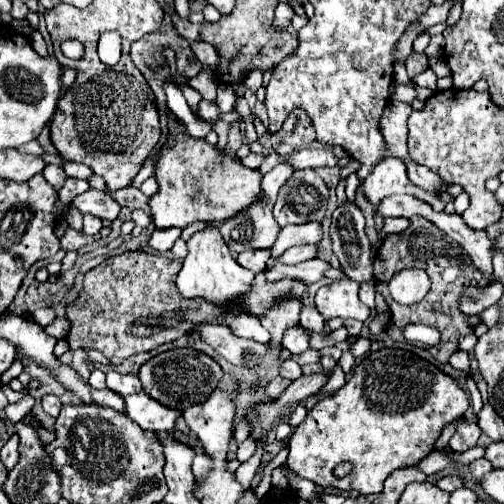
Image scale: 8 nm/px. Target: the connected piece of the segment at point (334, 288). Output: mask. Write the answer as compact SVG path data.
M340 279L332 285L320 287L314 297L314 303L324 321L330 321L334 317L366 321L370 317L370 309L360 301L358 287L360 285L352 279Z

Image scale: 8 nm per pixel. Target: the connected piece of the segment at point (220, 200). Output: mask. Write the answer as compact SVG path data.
M170 113L170 135L156 159L156 179L160 191L150 199L152 223L156 229L184 229L194 221L222 223L228 217L244 211L260 197L262 175L256 169L246 169L238 159L224 157L222 151L202 139L184 135L184 125Z

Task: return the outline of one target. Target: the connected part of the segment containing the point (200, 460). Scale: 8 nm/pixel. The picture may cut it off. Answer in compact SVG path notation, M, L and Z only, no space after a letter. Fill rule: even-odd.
M198 453L194 457L194 463L192 463L192 471L194 471L194 477L196 479L202 479L208 471L210 471L210 465L212 465L212 459L204 453Z

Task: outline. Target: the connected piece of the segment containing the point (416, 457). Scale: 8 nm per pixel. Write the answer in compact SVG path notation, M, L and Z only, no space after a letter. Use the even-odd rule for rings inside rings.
M380 349L380 351L374 351L374 353L366 355L366 357L354 367L352 377L342 385L340 391L322 397L312 409L308 409L306 419L298 425L298 429L296 429L294 435L290 437L290 443L288 443L290 455L288 455L288 461L286 461L286 463L288 463L288 469L294 471L296 475L304 477L304 479L314 481L316 485L320 485L320 487L324 487L324 489L326 489L326 487L334 487L334 489L340 489L340 491L352 491L352 489L354 489L354 491L358 491L360 495L380 493L380 491L382 491L382 483L384 483L384 479L386 479L394 469L416 465L416 463L422 461L430 451L434 451L434 443L436 443L436 439L440 437L442 429L444 429L446 425L450 425L452 421L462 419L462 415L464 415L464 411L468 409L468 405L470 405L468 393L466 393L464 389L460 389L458 381L454 381L452 377L444 375L444 373L442 373L440 369L436 369L432 363L428 363L428 361L424 361L424 359L420 359L420 357L416 357L414 353L404 351L404 349ZM342 461L350 461L350 463L354 465L354 469L352 469L352 473L350 473L348 477L344 477L344 479L336 479L336 477L332 475L332 469L334 469L338 463L342 463Z

